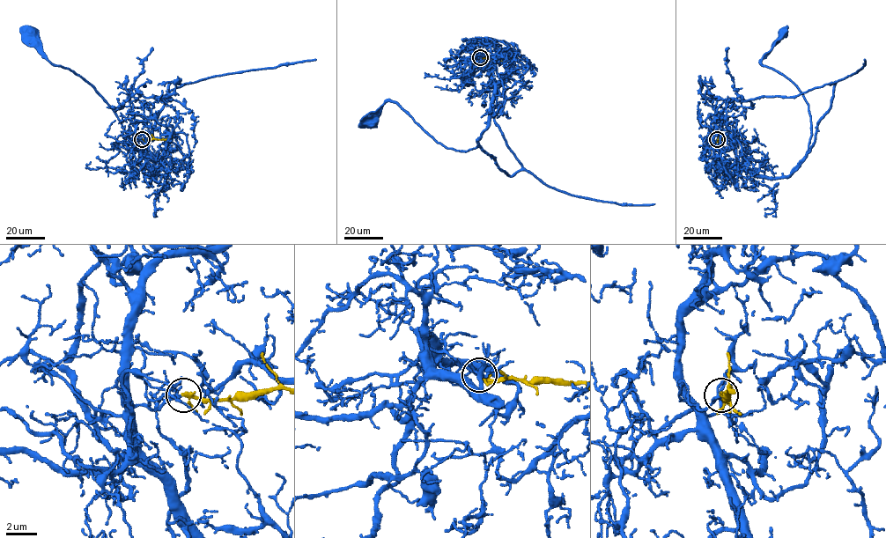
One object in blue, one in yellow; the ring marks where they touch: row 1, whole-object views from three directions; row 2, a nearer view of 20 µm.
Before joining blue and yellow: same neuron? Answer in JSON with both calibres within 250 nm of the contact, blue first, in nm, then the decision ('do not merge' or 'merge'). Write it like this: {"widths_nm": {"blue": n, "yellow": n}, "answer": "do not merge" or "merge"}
{"widths_nm": {"blue": 130, "yellow": 220}, "answer": "do not merge"}

